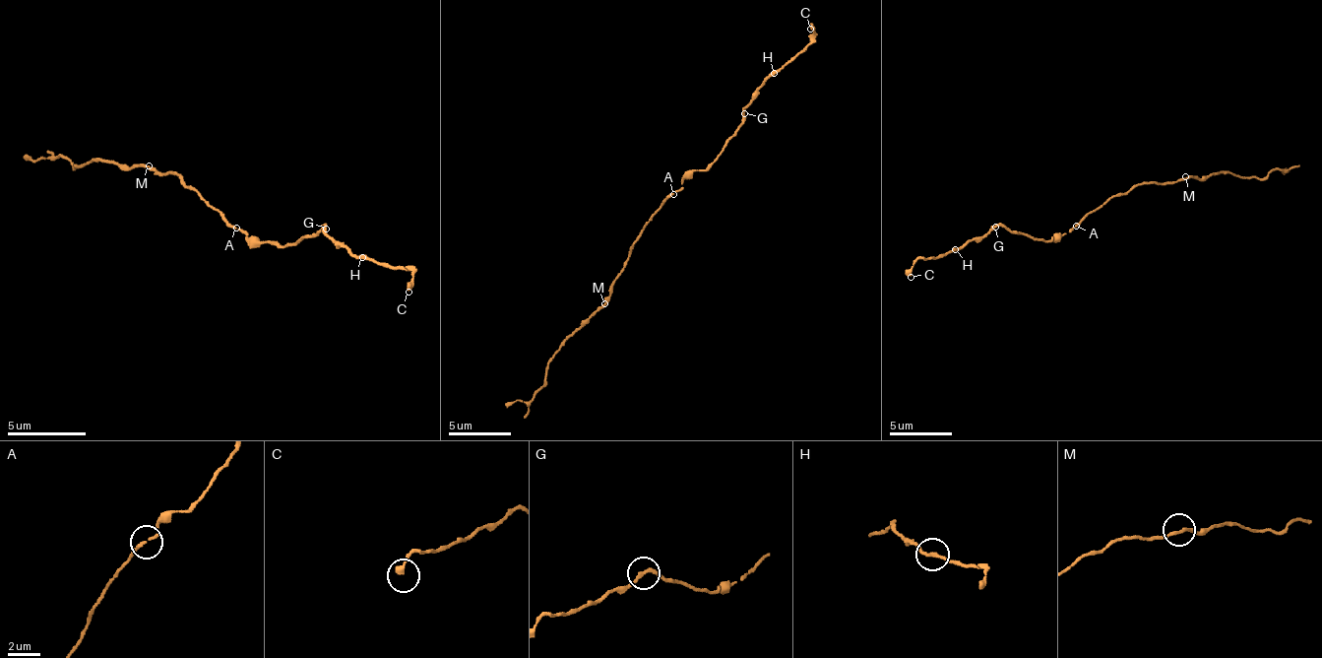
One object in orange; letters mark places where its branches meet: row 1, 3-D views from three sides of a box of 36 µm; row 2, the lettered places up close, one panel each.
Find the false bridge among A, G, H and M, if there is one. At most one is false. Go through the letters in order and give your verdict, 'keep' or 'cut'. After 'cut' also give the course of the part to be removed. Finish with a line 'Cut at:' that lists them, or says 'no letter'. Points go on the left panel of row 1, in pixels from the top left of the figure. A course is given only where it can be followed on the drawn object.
A: keep
G: keep
H: cut; course (361, 256), (409, 268), (409, 292)
M: keep
Cut at: H

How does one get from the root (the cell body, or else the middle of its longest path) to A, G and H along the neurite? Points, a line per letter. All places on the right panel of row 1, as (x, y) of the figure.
A: (1092, 211), (1076, 227)
G: (1092, 211), (1067, 232), (1054, 232), (1048, 239), (1033, 239), (1020, 232), (1011, 232), (1004, 227), (995, 227)
H: (1092, 211), (1067, 232), (1054, 232), (1048, 239), (1033, 239), (1004, 227), (992, 227), (982, 235), (955, 248)

